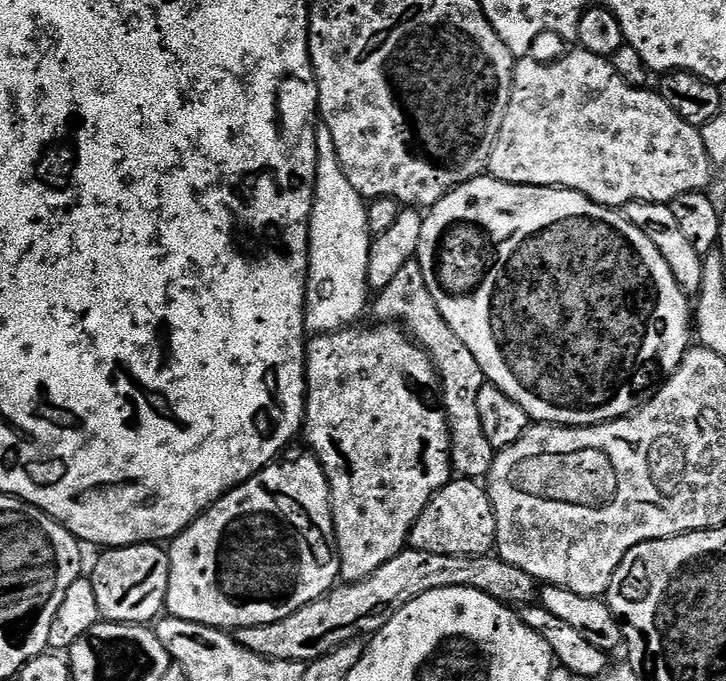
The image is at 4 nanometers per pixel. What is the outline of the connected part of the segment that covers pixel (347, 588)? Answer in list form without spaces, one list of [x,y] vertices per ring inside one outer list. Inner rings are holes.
[[[408,546],[365,580],[360,580],[357,584],[341,583],[322,598],[302,606],[302,610],[278,622],[238,628],[234,635],[239,644],[246,646],[246,650],[267,660],[311,662],[351,640],[371,637],[382,630],[382,626],[386,626],[386,622],[390,622],[390,618],[394,618],[394,614],[398,614],[402,606],[414,602],[414,598],[430,590],[443,588],[473,588],[487,592],[490,598],[509,606],[527,606],[538,596],[537,580],[526,574],[526,570],[510,566],[510,562],[501,560],[495,554],[451,556],[430,554],[426,550]]]

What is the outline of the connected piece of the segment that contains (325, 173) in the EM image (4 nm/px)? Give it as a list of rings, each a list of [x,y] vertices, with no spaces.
[[[317,127],[316,149],[316,197],[312,203],[312,220],[308,224],[308,290],[304,294],[304,327],[309,333],[323,334],[355,325],[359,321],[356,319],[369,307],[370,289],[366,266],[370,262],[370,246],[374,238],[368,233],[366,222],[368,204],[358,194],[358,190],[350,186],[346,174],[342,174],[342,166],[334,150],[334,138],[330,138],[328,128]]]

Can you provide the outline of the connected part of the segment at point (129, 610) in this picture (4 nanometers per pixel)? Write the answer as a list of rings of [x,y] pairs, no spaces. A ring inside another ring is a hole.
[[[159,543],[131,544],[125,548],[109,548],[99,554],[90,579],[101,617],[109,624],[151,625],[165,611],[166,590],[170,586],[167,551]]]

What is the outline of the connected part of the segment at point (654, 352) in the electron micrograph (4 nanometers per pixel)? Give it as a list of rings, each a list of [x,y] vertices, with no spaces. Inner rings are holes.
[[[487,174],[476,176],[443,196],[425,215],[416,259],[422,266],[430,294],[434,294],[434,302],[438,302],[438,310],[442,310],[442,318],[446,318],[450,330],[462,338],[466,350],[474,354],[478,366],[482,366],[485,381],[516,402],[532,422],[590,428],[593,424],[606,424],[632,415],[656,395],[657,388],[674,374],[674,370],[678,370],[690,347],[688,339],[694,336],[694,312],[689,297],[678,286],[670,266],[666,266],[666,258],[658,254],[658,246],[617,209],[603,208],[569,188],[526,186],[502,182]]]

